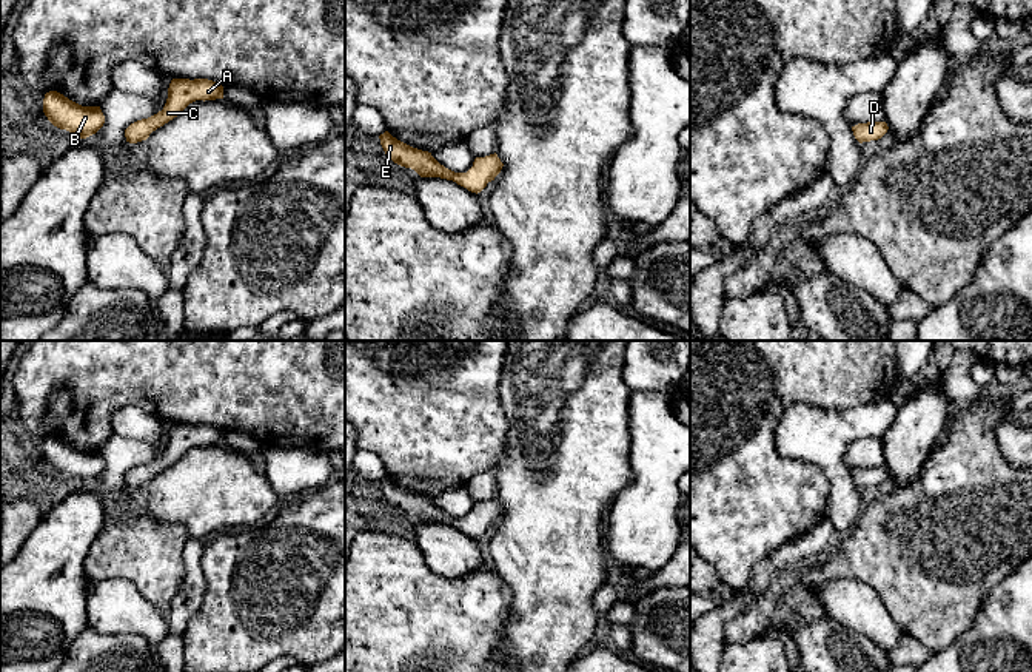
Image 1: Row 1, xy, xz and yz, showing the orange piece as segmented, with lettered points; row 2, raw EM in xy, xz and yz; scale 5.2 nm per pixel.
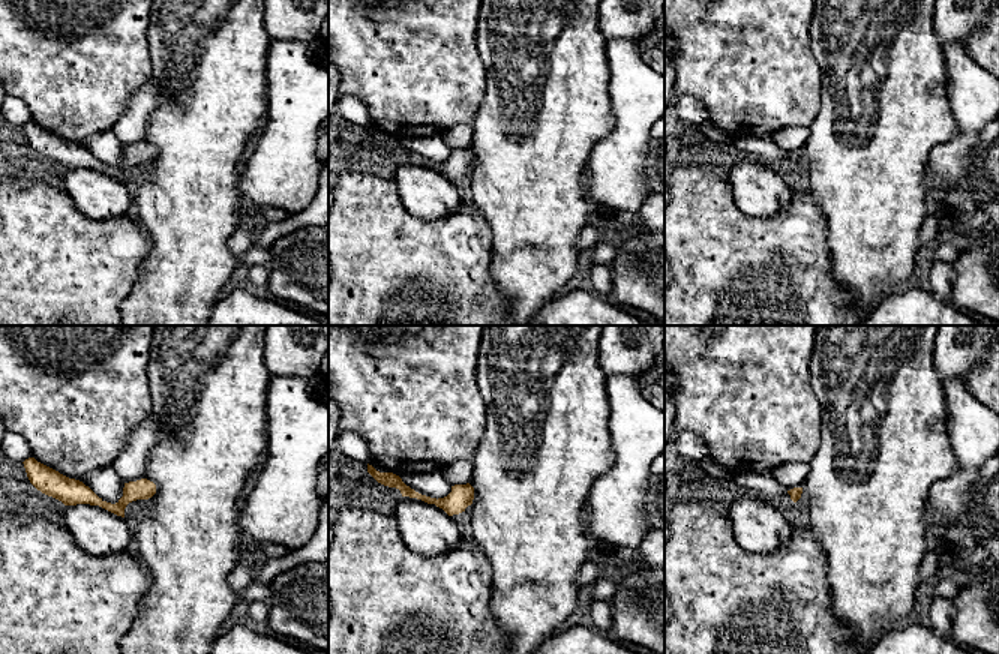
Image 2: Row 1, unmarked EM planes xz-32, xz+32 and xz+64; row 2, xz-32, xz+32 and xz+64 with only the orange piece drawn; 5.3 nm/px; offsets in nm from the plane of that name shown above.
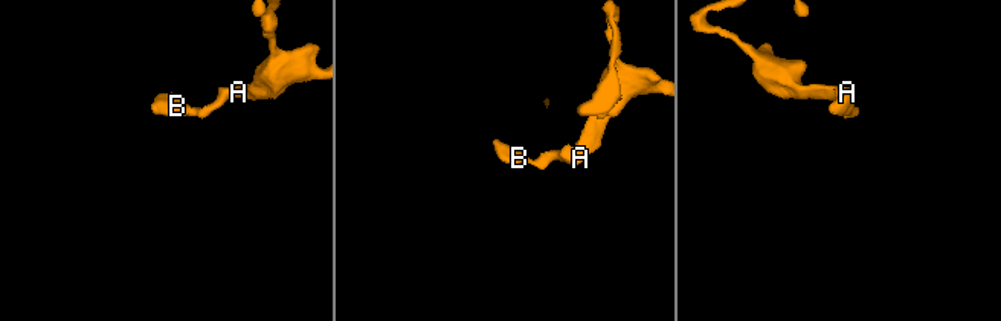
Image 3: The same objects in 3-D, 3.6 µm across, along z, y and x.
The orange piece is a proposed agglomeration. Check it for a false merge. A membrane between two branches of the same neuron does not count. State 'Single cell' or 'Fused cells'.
Single cell

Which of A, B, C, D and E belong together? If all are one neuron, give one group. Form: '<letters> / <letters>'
A B C D E

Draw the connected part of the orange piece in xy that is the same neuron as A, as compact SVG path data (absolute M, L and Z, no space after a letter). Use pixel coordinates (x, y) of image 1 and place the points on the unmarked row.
M173 424L163 455L148 464L131 469L125 475L126 487L137 489L146 486L152 476L177 462L189 449L216 444L223 444L223 432L213 425Z

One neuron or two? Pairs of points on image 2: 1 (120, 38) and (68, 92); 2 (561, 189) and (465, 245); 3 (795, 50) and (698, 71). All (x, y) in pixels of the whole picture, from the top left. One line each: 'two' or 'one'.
1: one
2: two
3: one

